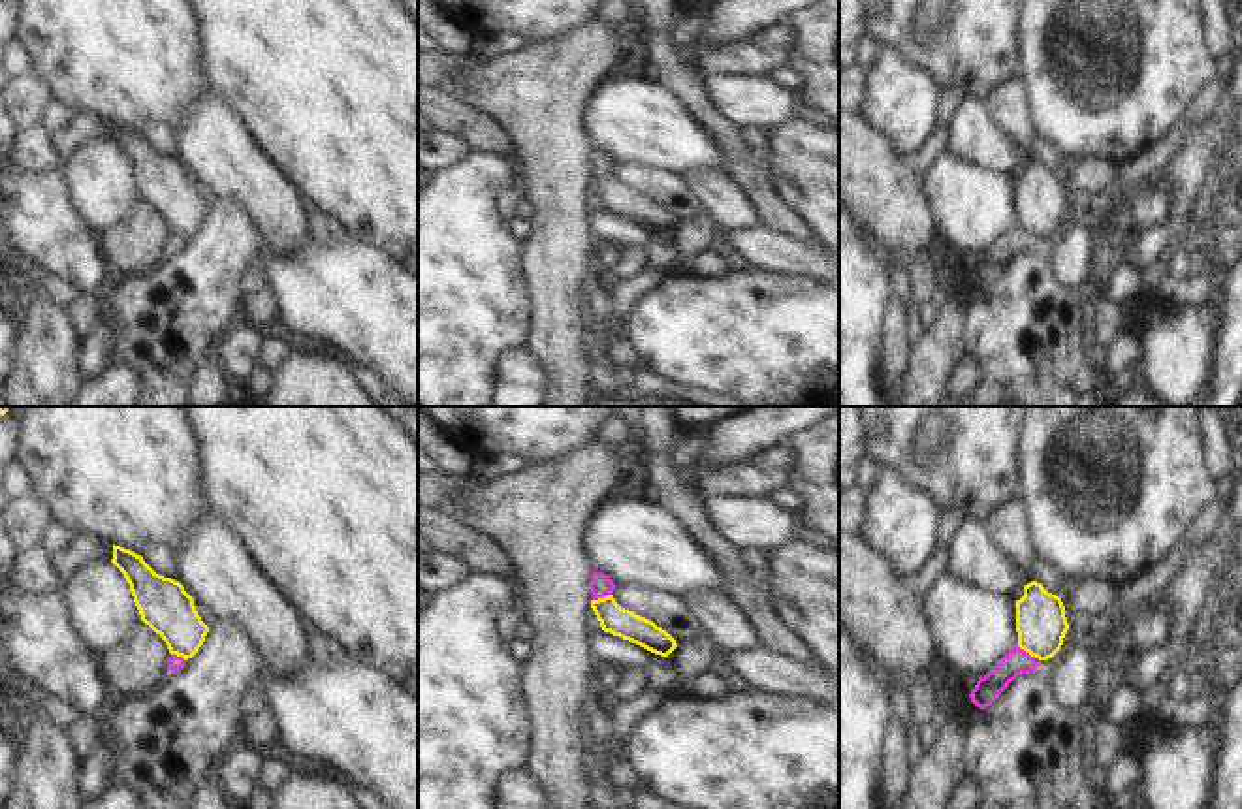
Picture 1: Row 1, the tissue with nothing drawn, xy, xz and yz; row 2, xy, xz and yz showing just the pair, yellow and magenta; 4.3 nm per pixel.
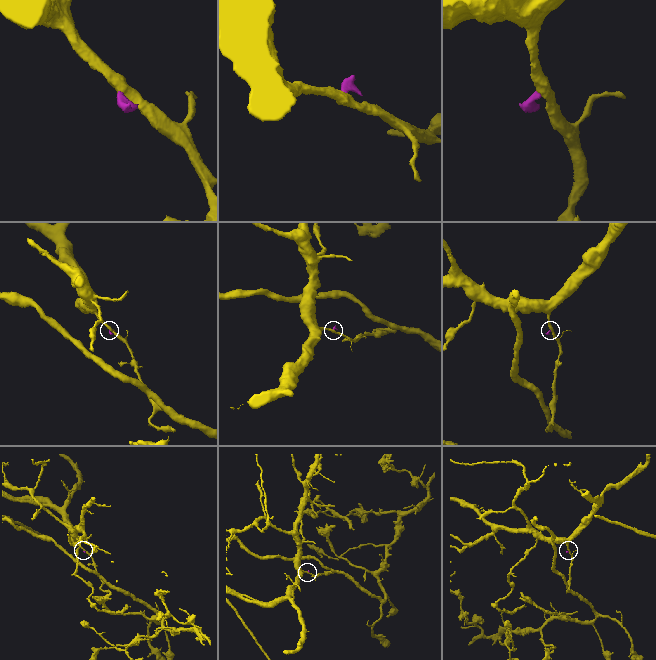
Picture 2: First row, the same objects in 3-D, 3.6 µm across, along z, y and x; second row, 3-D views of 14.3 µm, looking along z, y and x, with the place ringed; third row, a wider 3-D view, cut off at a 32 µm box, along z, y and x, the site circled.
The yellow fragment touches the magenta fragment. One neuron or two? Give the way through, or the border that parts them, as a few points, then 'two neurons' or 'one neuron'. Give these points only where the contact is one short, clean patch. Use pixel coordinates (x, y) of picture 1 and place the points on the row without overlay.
border along xz (610, 172), (593, 179); two neurons

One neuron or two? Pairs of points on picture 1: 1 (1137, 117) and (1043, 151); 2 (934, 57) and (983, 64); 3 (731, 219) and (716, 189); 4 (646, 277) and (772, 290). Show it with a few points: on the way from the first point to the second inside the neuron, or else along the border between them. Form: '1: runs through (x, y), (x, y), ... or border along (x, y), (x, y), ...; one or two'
1: border along (1037, 134), (1062, 155); two
2: runs through (945, 57), (971, 57); one
3: runs through (731, 211), (719, 196); one
4: border along (687, 273), (663, 279), (631, 307); two

